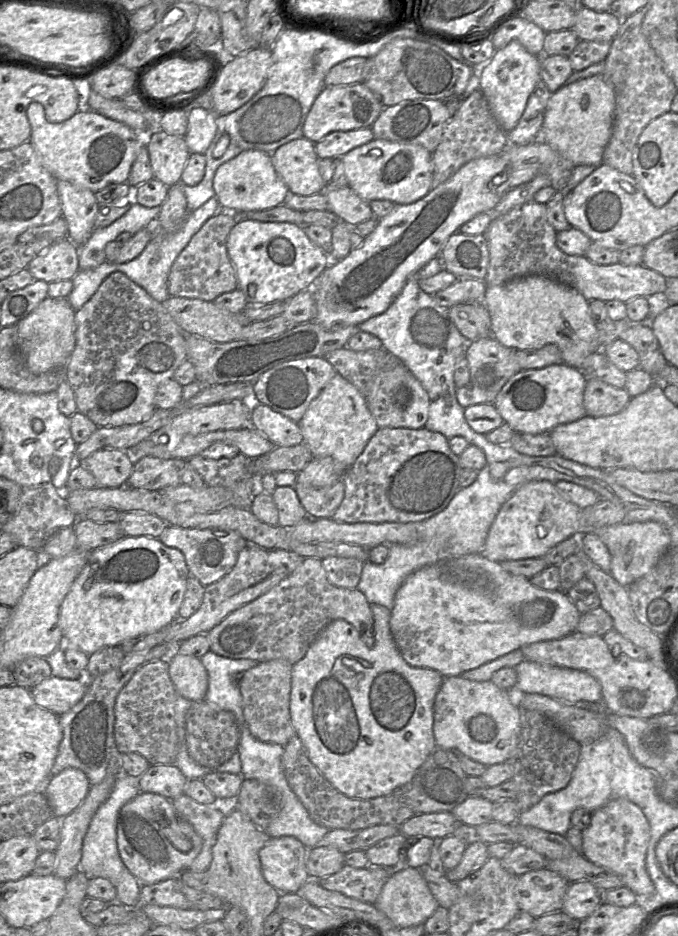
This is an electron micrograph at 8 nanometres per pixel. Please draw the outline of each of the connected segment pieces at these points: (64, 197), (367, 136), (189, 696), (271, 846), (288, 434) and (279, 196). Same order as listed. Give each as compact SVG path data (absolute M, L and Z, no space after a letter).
M57 180L62 216L67 222L68 237L75 245L83 245L94 231L100 205L95 193L66 180Z
M371 127L350 131L335 131L315 143L315 151L319 159L341 158L349 151L374 139Z
M173 651L168 662L169 676L177 694L192 702L204 701L208 674L200 658Z
M292 836L270 838L259 850L264 879L280 893L297 893L309 879L307 850Z
M252 400L250 426L268 438L275 447L295 446L303 443L298 423L267 405Z
M246 150L220 165L213 179L213 188L221 211L250 212L282 205L289 189L276 172L271 154L260 150Z

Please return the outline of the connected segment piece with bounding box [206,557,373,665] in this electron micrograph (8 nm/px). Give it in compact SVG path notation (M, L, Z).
M303 558L301 564L265 594L230 613L206 635L210 651L230 659L256 662L285 660L294 665L311 643L331 622L343 619L360 633L370 633L373 616L370 603L362 592L339 588L329 583L322 561Z

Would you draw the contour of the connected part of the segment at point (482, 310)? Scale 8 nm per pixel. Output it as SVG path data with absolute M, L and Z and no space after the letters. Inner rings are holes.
M484 303L450 307L449 316L460 333L471 342L492 337L491 319Z

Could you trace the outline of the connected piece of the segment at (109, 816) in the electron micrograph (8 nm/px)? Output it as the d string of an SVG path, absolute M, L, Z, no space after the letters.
M124 773L117 779L108 799L94 814L83 840L82 856L79 863L81 871L88 879L108 879L117 891L117 902L129 909L138 908L141 883L130 873L122 862L116 840L117 818L121 808L139 794L138 778Z

